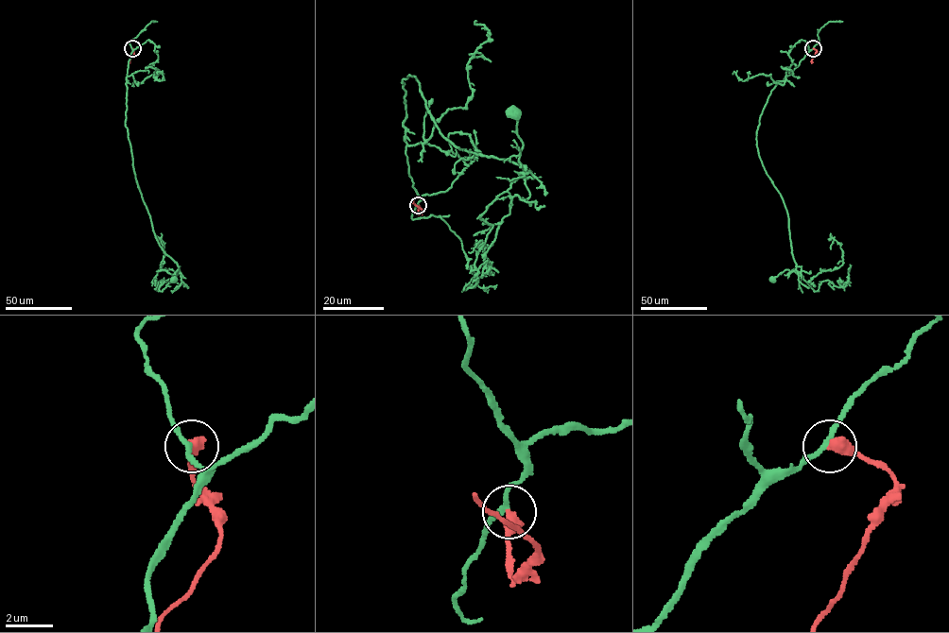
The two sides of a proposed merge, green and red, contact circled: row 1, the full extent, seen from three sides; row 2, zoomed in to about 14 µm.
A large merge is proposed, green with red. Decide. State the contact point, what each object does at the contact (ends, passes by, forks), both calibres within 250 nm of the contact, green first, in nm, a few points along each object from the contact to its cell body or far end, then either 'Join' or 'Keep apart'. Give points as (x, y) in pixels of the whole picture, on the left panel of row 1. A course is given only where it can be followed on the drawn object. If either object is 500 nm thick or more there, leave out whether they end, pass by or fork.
Place: (132, 48). Thickness 190 nm (green) against 500 nm. Course of green: (132, 48), (126, 83), (125, 125), (132, 166), (156, 238), (179, 268), (174, 279). Course of red: (132, 48), (133, 55), (129, 63). Join

